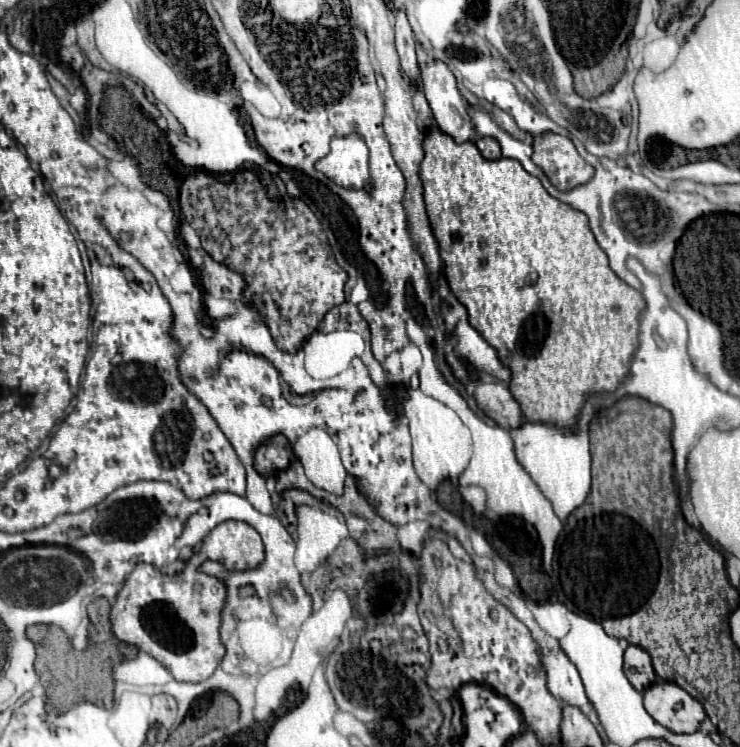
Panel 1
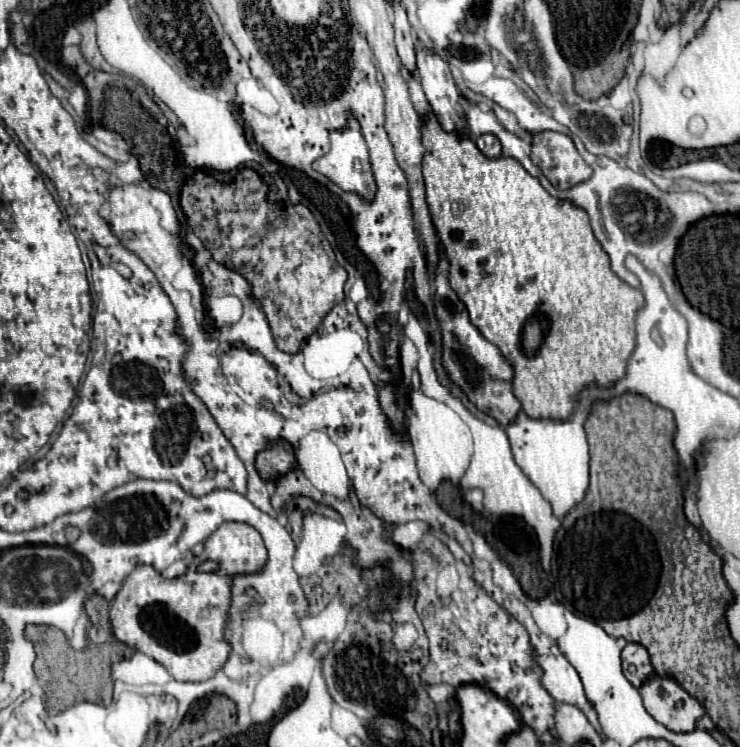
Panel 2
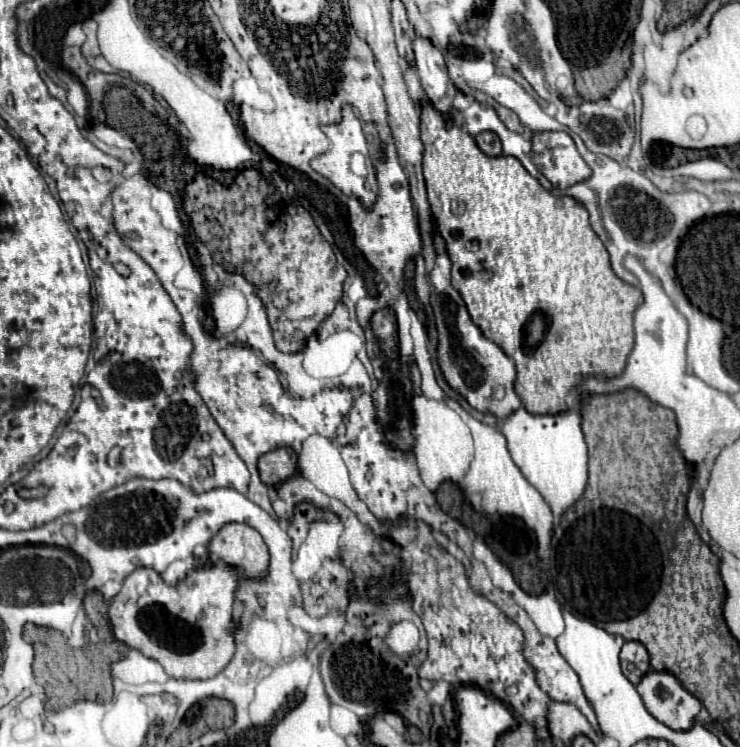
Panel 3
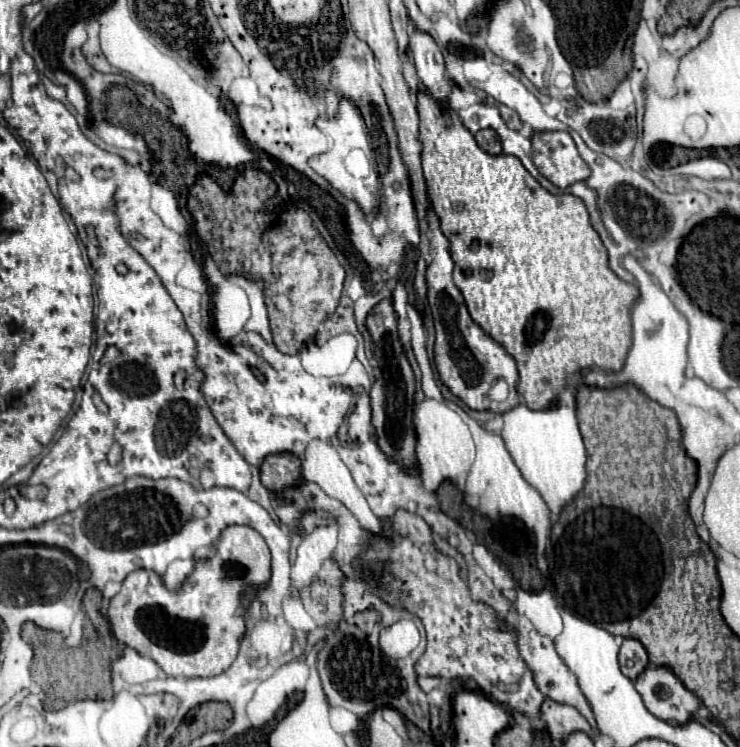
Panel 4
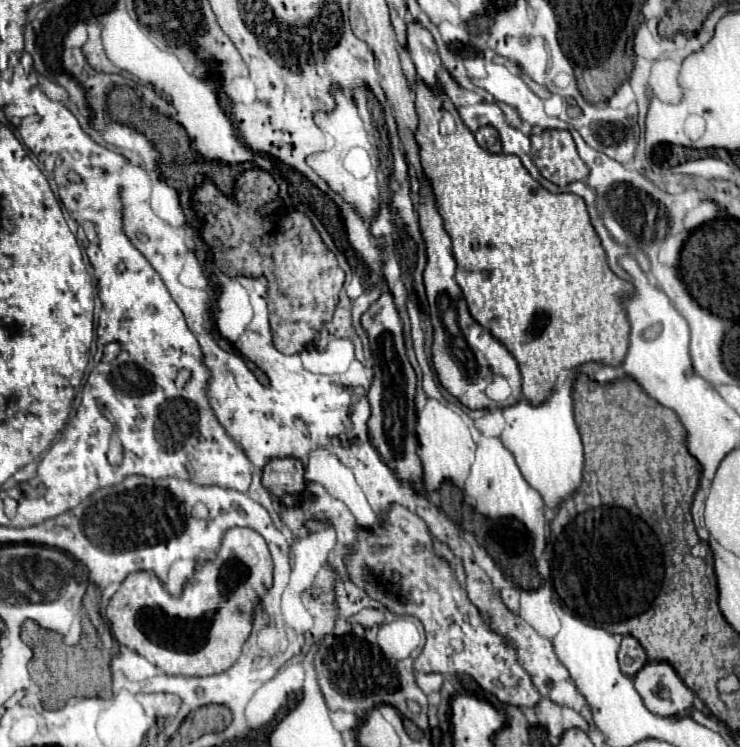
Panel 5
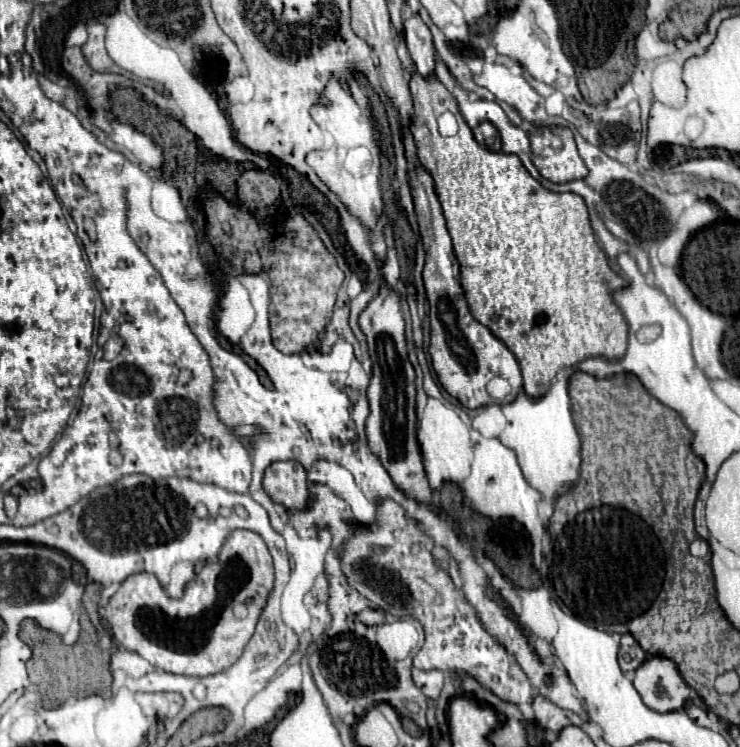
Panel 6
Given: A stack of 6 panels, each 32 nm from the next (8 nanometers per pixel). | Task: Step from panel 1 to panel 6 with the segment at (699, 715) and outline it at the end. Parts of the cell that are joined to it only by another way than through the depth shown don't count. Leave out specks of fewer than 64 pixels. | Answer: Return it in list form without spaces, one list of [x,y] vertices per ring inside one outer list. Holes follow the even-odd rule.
[[[648,658],[634,678],[634,688],[642,696],[642,702],[654,712],[684,710],[692,700],[692,690],[678,674],[678,668],[668,658]]]

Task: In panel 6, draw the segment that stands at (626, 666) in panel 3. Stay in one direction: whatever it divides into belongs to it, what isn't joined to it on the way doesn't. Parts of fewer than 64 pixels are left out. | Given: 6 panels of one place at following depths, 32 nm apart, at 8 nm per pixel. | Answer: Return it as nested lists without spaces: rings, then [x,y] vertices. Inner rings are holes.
[[[624,634],[620,642],[620,652],[618,652],[620,668],[624,672],[634,672],[644,664],[644,660],[646,660],[646,652],[642,650],[642,646],[630,634]]]

